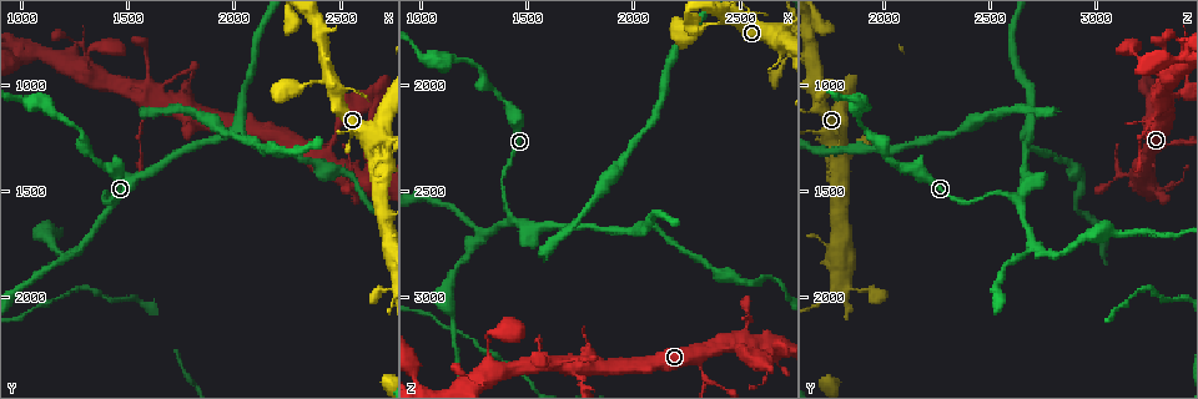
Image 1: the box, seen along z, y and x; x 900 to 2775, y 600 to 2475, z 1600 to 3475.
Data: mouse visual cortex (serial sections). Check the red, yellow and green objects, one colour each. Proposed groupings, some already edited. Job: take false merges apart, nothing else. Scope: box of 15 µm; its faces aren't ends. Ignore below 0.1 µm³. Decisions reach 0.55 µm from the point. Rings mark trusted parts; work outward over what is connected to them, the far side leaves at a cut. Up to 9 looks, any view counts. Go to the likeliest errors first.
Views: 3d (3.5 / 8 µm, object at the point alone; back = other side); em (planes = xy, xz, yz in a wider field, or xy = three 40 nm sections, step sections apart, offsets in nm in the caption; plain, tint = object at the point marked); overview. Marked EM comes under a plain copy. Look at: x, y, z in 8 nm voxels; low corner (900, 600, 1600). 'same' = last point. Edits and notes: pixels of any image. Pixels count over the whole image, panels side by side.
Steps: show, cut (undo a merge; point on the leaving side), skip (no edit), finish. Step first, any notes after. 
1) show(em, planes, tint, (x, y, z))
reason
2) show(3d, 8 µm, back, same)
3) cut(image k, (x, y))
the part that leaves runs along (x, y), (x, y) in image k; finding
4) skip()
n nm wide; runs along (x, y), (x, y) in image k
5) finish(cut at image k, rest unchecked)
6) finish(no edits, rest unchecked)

show(3d, 3.5 µm, (2610, 1420, 3260))
sharp bend

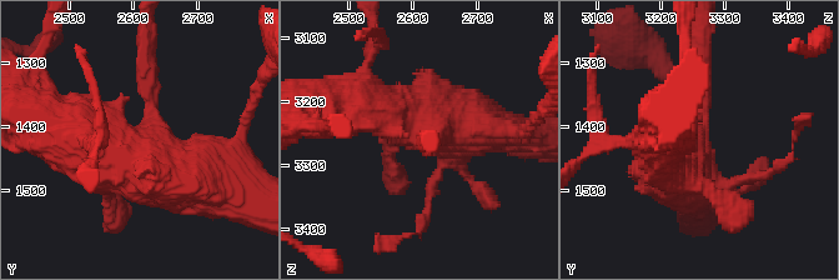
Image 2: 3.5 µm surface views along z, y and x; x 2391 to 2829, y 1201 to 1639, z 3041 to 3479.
show(em, xy, step 3, tint, (2620, 1410, 3250))
need the tissue

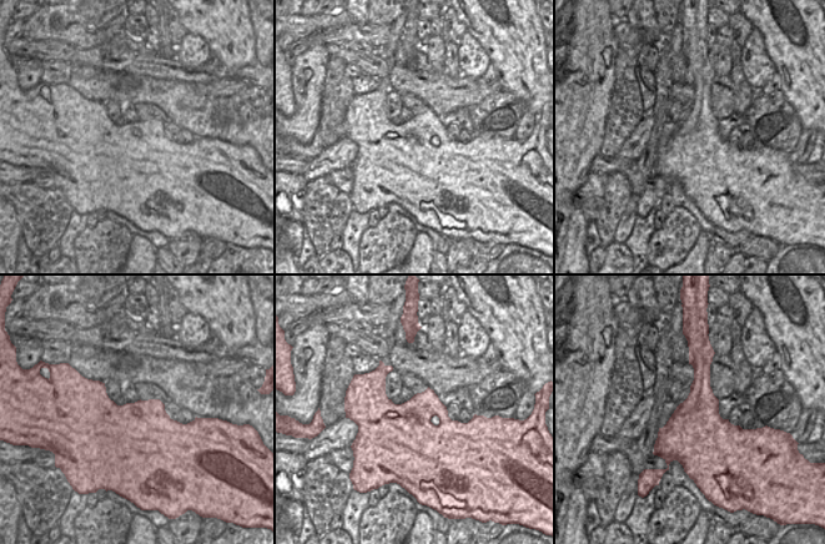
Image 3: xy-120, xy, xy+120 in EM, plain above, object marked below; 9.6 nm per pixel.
skip()
runs along (53, 131), (199, 178) in image 2; one cell here

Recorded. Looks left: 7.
show(3d, 3.5 µm, back, (2320, 1270, 3330))
calibre changes

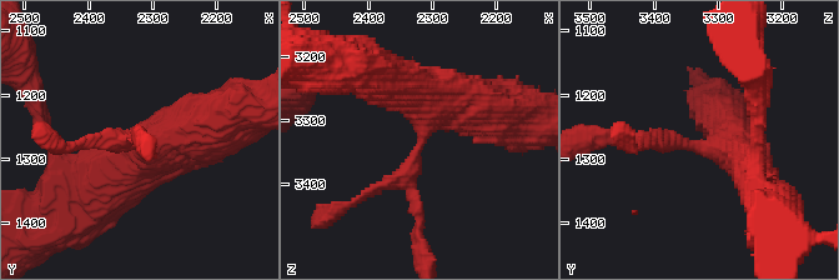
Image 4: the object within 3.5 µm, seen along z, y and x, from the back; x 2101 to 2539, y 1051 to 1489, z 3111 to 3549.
show(em, xy, step 3, tint, (2320, 1280, 3340))

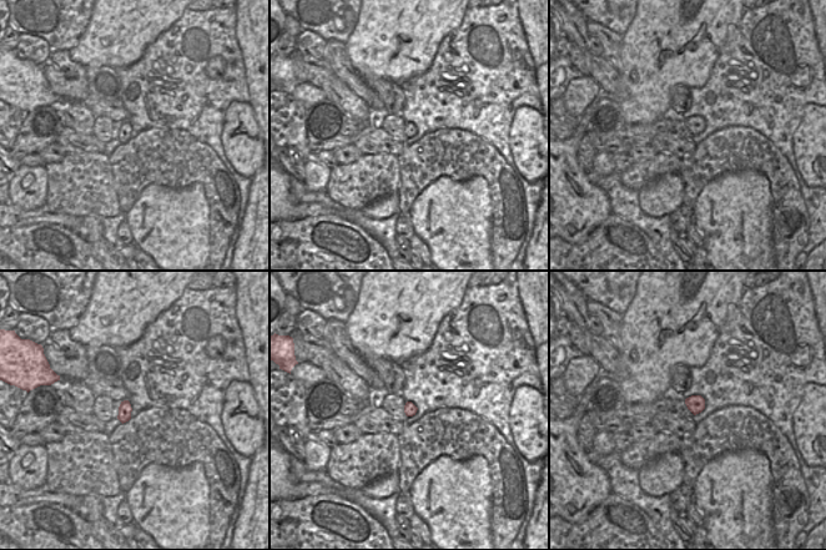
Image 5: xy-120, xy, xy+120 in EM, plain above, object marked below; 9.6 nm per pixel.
show(em, xy, step 5, tint, same)

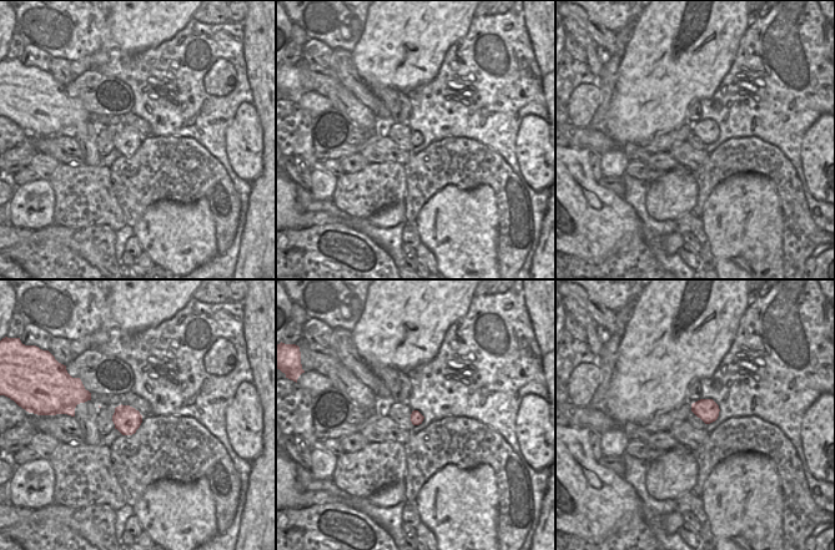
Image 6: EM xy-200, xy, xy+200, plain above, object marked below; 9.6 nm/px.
skip()
runs along (473, 106), (442, 103), (408, 170), (362, 195) in image 4; continuous, no second cell

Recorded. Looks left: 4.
show(3d, 3.5 µm, (1430, 1540, 2620))
sharp bend

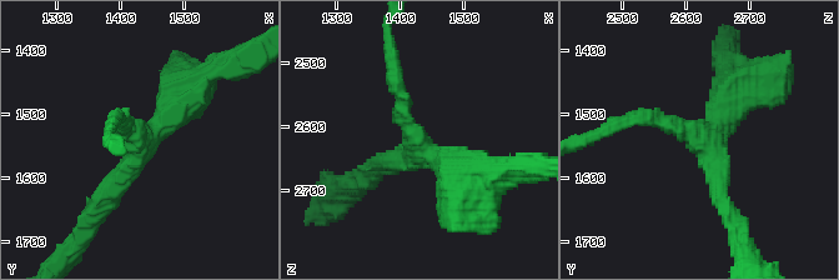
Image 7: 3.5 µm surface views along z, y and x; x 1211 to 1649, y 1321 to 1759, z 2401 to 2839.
show(em, xy, step 1, tint, (1430, 1535, 2625))
3 arms; arms of 200, 250, 450 nm; now the EM

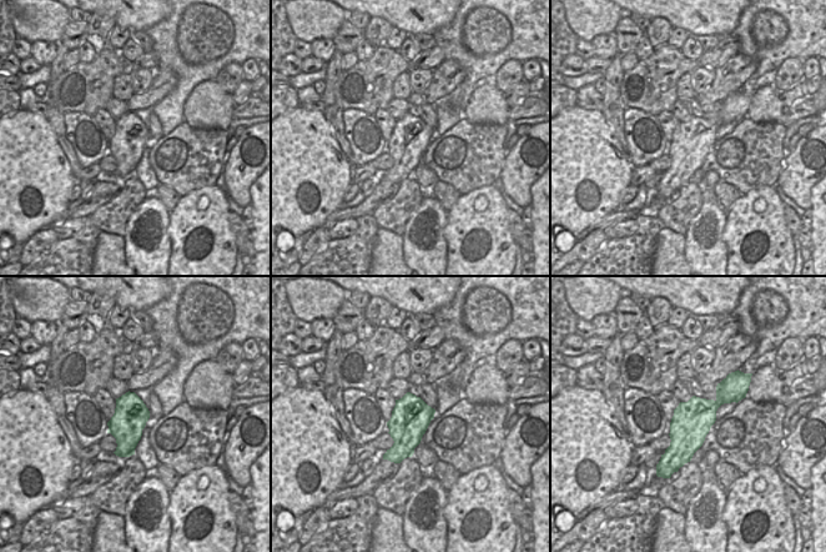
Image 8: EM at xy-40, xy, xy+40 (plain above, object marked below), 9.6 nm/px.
skip()
runs along (729, 380), (670, 466) in image 8; one cell here

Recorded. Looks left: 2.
show(3d, 3.5 µm, (1290, 1750, 2710))
three arms meet

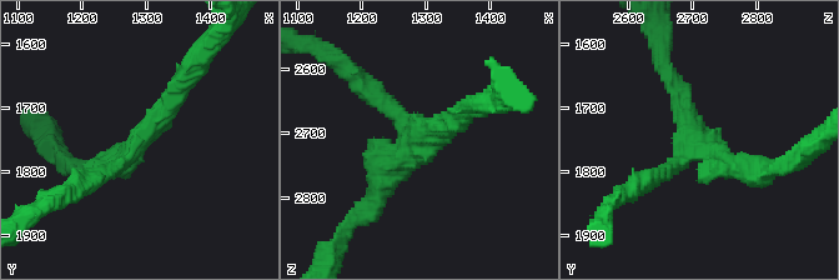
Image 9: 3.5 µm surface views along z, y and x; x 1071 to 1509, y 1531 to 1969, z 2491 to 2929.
show(em, planes, tint, (1300, 1740, 2700))
shape alone is not enough

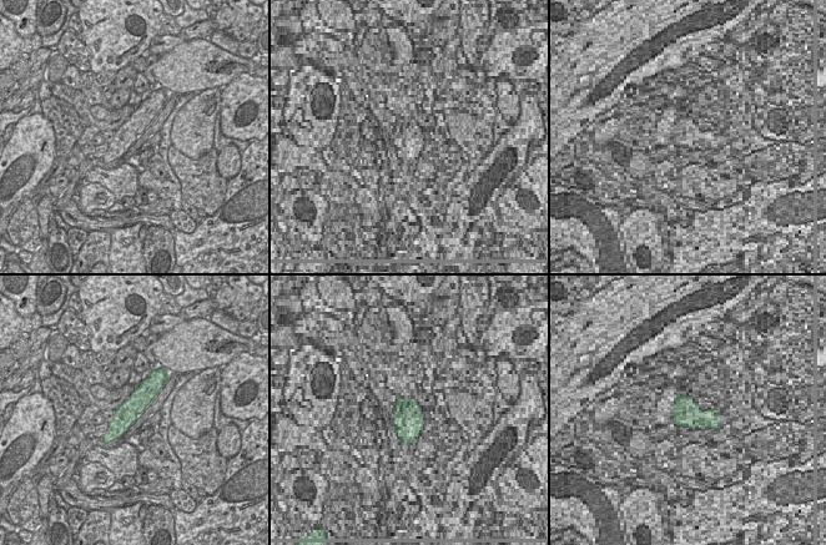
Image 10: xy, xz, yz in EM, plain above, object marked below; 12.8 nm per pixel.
skip()
runs along (154, 383), (106, 439) in image 10; continuous, no second cell

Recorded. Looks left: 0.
finish(no edits, rest unchecked)

